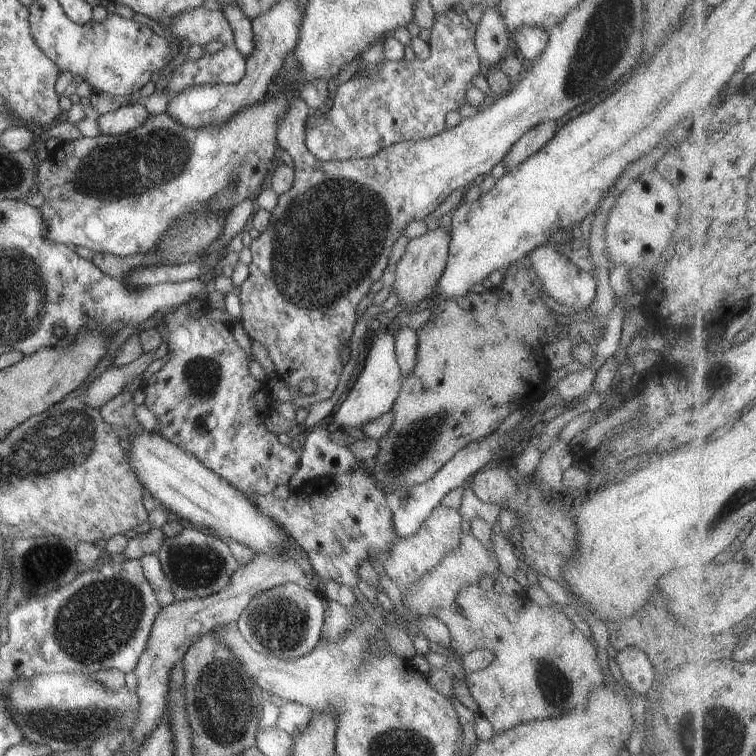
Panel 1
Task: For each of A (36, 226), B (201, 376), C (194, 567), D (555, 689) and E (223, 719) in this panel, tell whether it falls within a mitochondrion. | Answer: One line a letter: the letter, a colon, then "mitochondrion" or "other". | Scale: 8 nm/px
A: other
B: mitochondrion
C: mitochondrion
D: mitochondrion
E: mitochondrion

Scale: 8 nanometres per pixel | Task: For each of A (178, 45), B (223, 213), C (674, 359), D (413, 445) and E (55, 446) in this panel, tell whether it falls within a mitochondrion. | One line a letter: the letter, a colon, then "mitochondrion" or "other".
A: other
B: other
C: other
D: mitochondrion
E: mitochondrion

